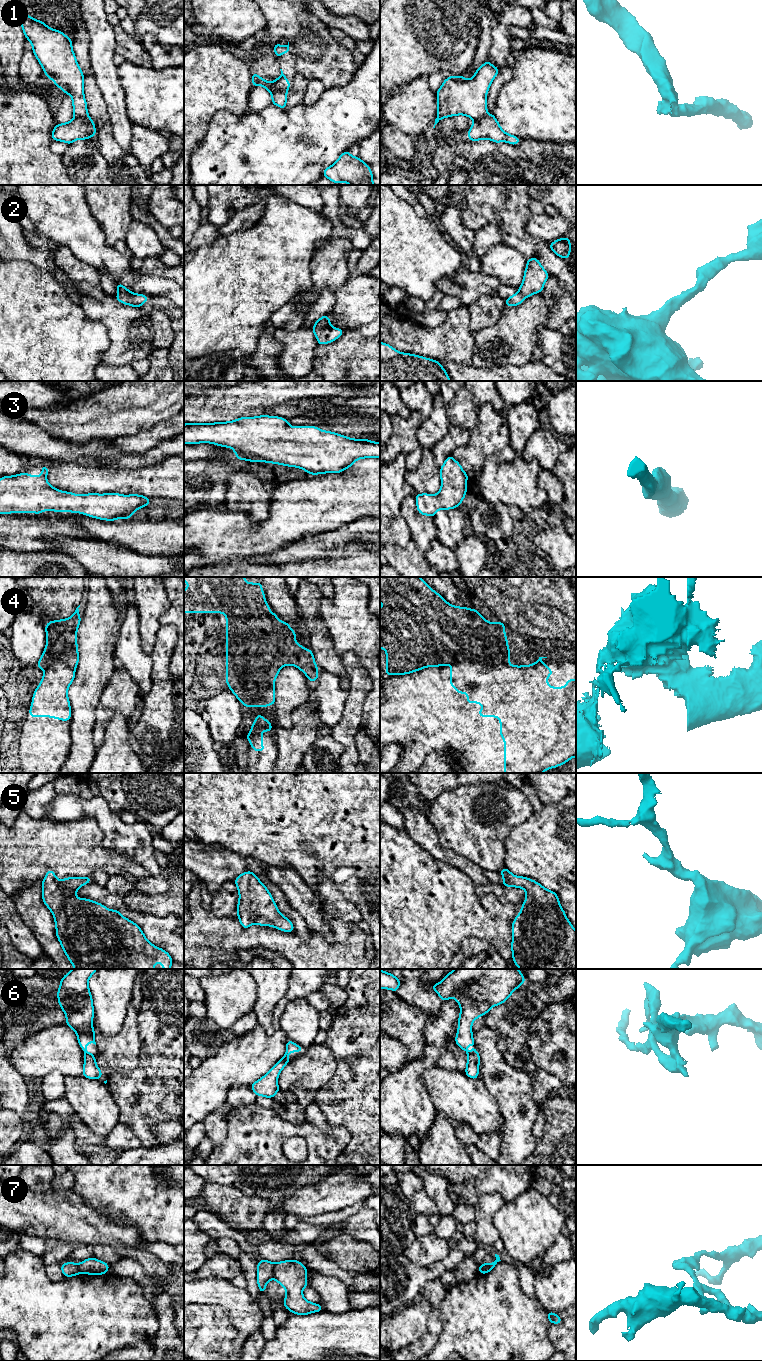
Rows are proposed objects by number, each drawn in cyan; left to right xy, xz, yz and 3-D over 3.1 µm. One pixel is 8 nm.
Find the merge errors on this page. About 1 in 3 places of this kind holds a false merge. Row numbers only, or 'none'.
1, 7

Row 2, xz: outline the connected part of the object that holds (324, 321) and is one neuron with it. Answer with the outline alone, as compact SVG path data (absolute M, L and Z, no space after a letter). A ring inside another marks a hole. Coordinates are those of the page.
M327 314L315 322L312 331L318 340L318 345L333 342L344 333L342 329L333 328L331 326L330 319Z

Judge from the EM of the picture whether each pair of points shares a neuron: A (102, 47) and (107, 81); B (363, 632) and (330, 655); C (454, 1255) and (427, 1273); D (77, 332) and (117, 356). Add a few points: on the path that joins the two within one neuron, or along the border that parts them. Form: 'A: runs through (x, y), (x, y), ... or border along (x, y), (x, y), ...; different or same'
A: runs through (102, 55), (105, 73); same
B: border along (328, 629), (334, 648), (341, 655); different
C: runs through (447, 1262), (434, 1271); same
D: border along (106, 326), (110, 345), (100, 356), (98, 362); different

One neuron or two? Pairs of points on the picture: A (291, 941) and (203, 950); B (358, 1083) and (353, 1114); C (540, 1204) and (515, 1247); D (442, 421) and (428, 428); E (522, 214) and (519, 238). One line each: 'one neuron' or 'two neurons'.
A: one neuron
B: one neuron
C: one neuron
D: one neuron
E: one neuron

